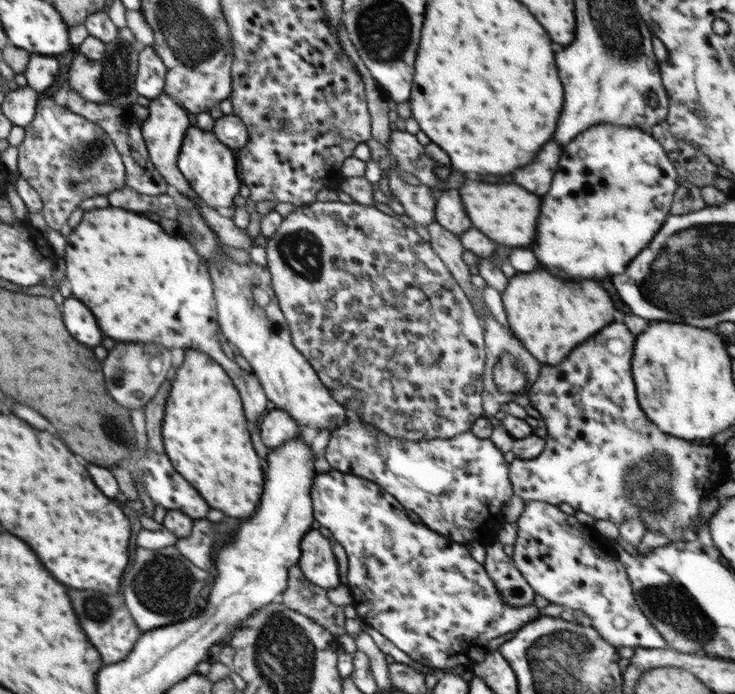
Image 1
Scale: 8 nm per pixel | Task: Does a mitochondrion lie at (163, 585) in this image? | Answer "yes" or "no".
yes

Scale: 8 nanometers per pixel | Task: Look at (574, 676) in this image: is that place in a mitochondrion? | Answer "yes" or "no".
yes

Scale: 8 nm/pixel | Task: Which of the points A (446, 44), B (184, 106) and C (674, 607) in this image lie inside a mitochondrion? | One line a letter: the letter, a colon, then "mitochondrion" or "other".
A: other
B: other
C: mitochondrion

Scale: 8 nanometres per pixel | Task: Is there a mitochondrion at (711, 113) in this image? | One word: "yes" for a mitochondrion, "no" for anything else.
yes

